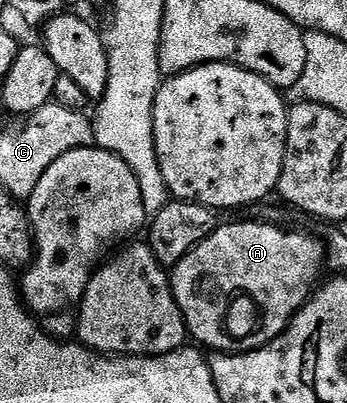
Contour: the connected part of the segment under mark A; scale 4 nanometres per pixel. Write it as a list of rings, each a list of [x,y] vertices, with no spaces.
[[[256,219],[254,220],[255,221],[245,220],[242,224],[222,223],[220,226],[214,228],[211,235],[209,235],[198,248],[188,252],[171,272],[173,296],[176,298],[179,310],[185,319],[188,335],[192,337],[192,339],[194,336],[194,338],[198,340],[194,340],[198,345],[204,346],[206,349],[213,348],[209,350],[217,354],[227,352],[253,352],[255,349],[263,347],[264,344],[270,344],[273,339],[288,326],[293,315],[295,315],[295,313],[304,306],[305,301],[309,299],[311,293],[314,291],[315,285],[318,283],[317,275],[320,274],[321,268],[323,272],[323,265],[326,263],[322,241],[318,239],[316,235],[313,235],[313,237],[308,236],[305,232],[285,232],[289,230],[276,224],[267,224],[258,222]]]

